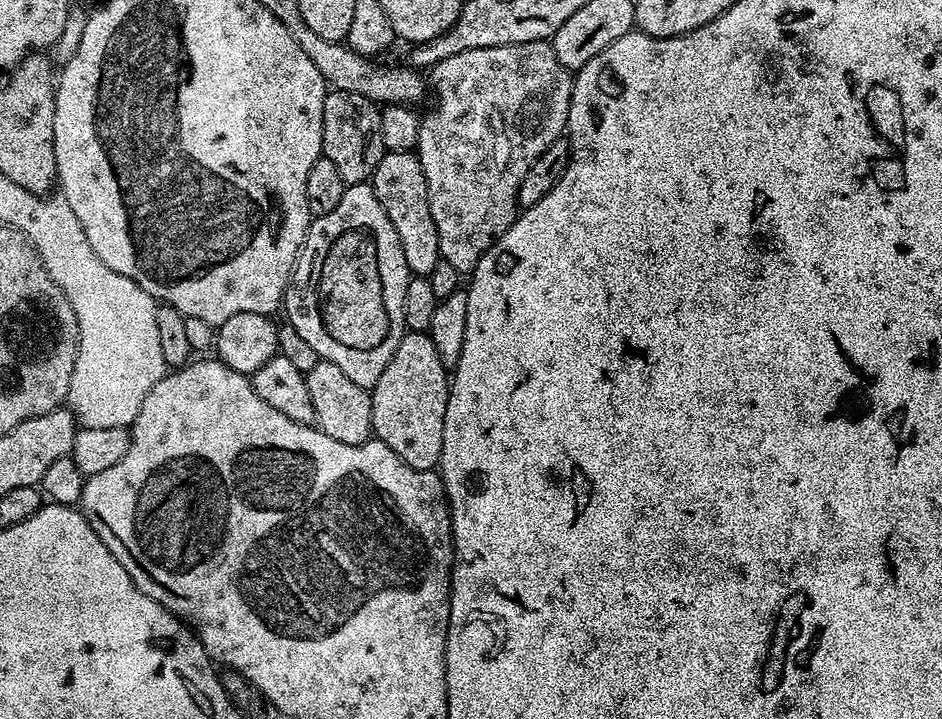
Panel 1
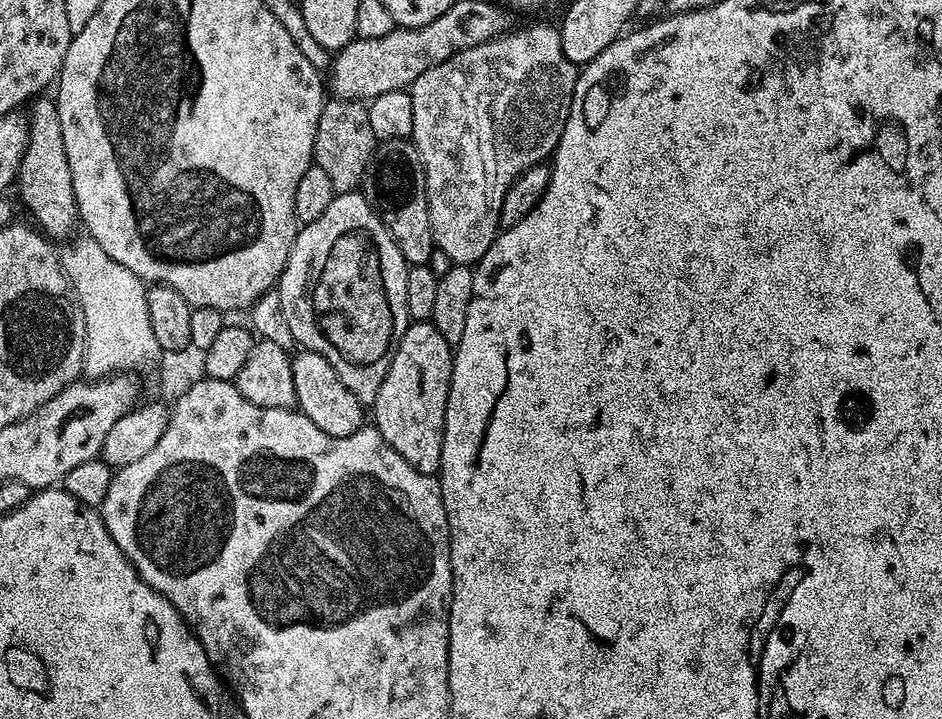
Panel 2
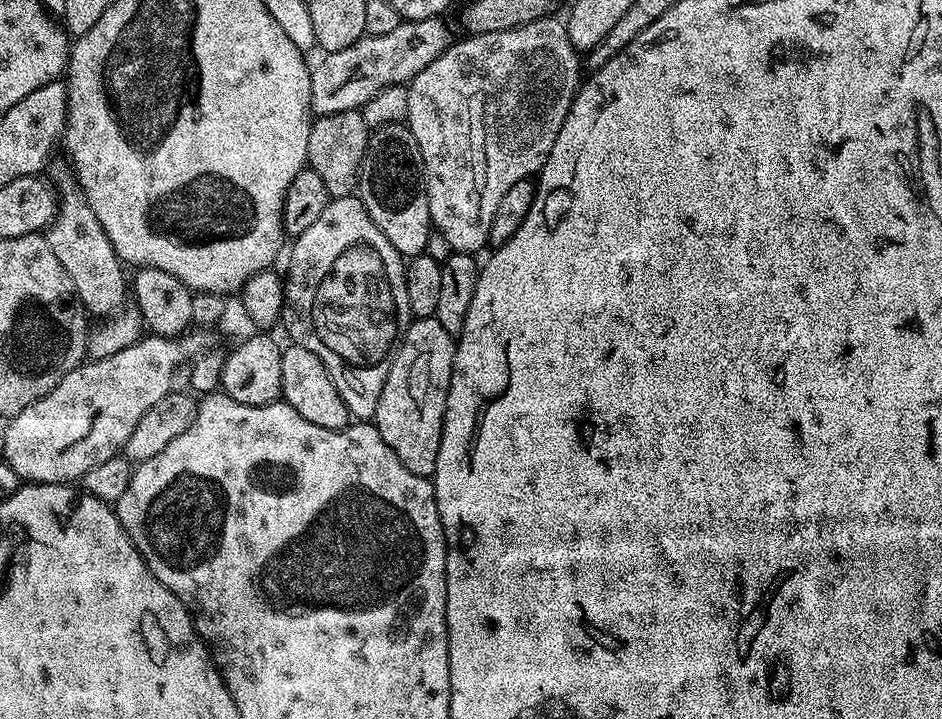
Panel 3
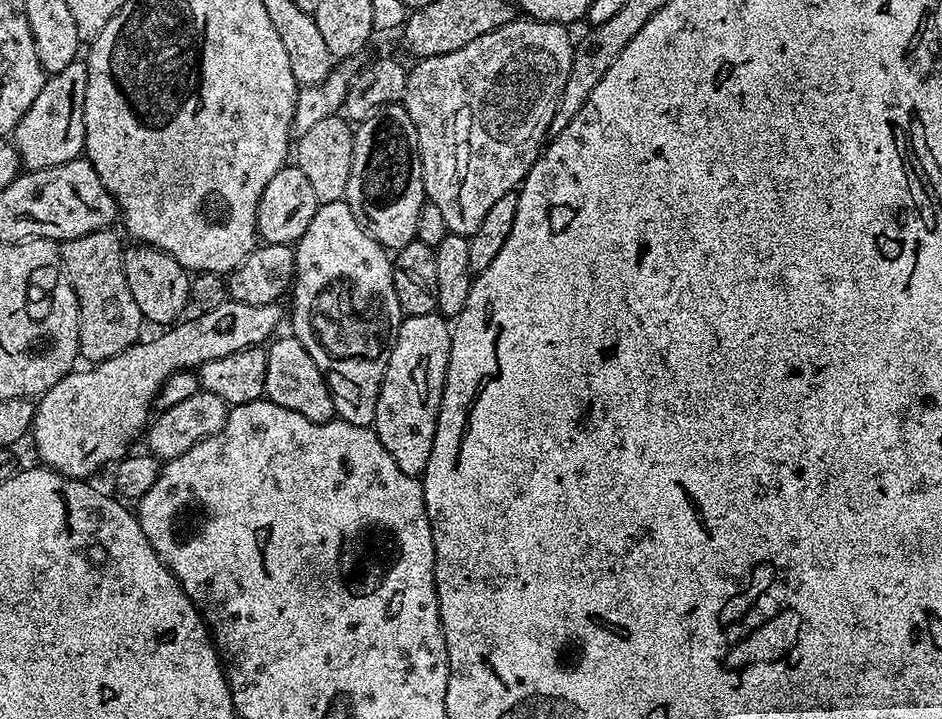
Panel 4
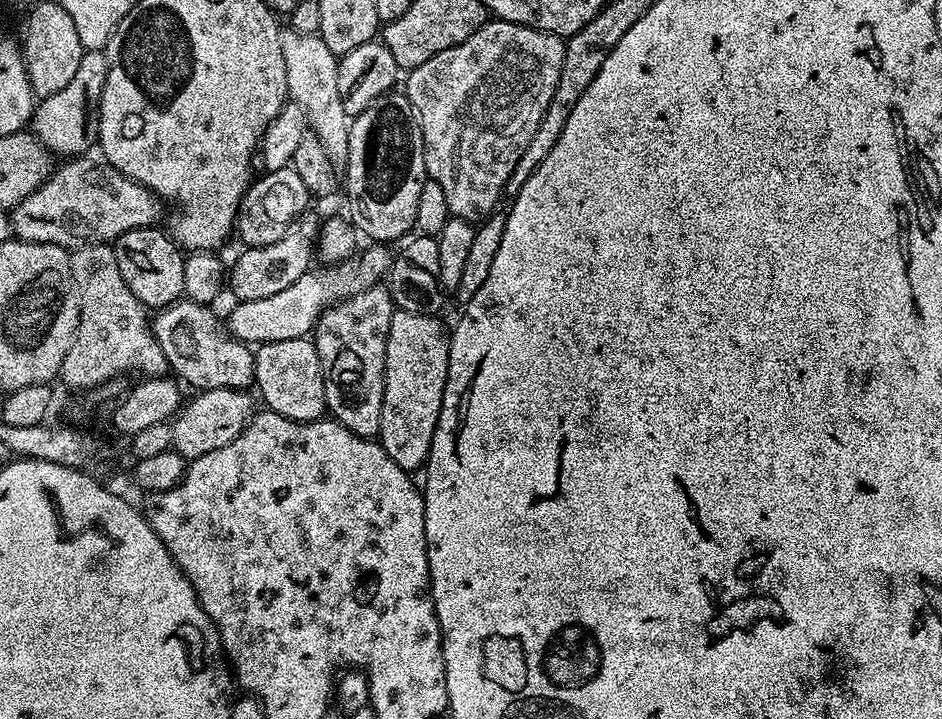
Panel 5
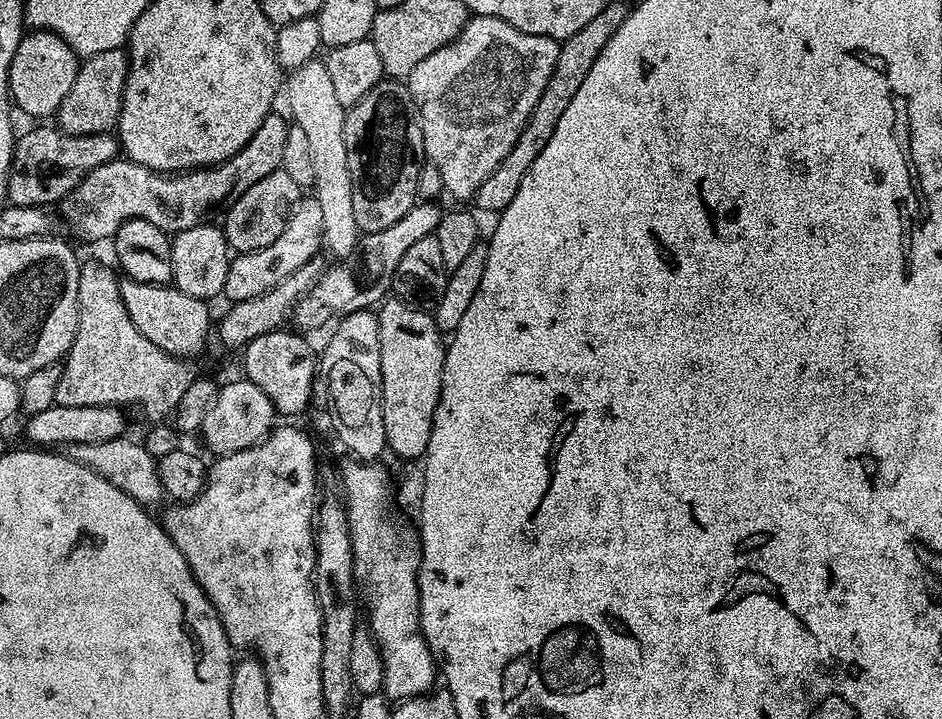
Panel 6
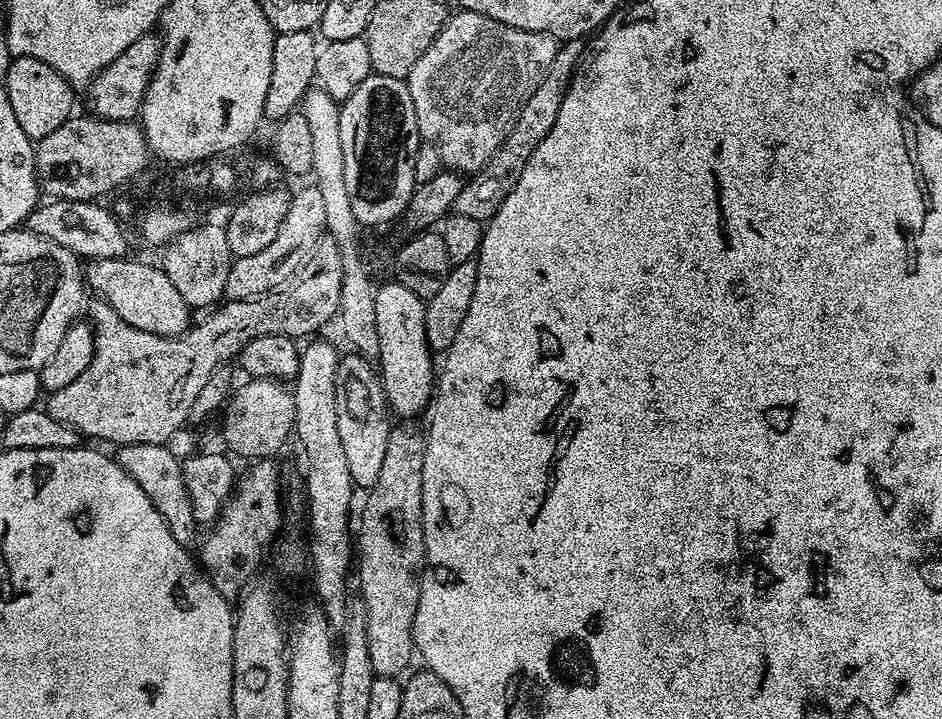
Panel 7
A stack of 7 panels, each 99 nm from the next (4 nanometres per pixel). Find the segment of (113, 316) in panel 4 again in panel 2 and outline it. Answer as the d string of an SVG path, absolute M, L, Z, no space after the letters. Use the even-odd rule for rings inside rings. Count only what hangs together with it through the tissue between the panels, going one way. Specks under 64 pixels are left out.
M52 98L44 99L33 99L30 104L32 112L28 126L28 145L20 163L18 189L25 206L37 220L35 223L39 231L53 241L63 241L78 228L74 182L70 178L70 162L66 162L66 146L62 142L62 122L58 122L56 101Z

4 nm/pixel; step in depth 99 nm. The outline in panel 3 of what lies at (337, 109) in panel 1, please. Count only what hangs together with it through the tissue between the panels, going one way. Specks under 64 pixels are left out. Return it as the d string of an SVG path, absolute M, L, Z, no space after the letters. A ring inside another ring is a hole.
M342 110L338 114L316 116L310 130L307 167L322 178L329 197L350 196L357 191L360 183L362 158L368 149L370 129L360 110Z

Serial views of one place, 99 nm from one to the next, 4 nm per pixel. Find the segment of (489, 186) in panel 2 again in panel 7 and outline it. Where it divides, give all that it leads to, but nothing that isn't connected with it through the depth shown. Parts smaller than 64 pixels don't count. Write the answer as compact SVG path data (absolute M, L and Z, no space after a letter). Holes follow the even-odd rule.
M456 10L449 15L438 38L430 42L430 50L414 62L406 77L420 135L436 145L445 169L475 174L488 163L515 126L522 106L526 106L526 98L546 78L557 47L558 41L552 36L506 26L494 18L486 18L486 14Z

